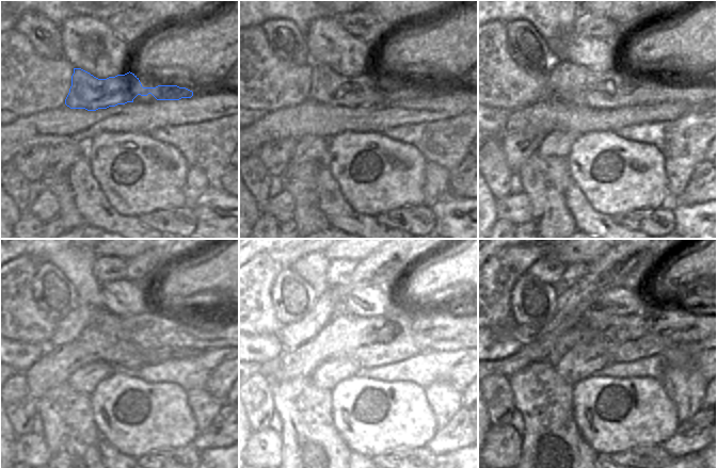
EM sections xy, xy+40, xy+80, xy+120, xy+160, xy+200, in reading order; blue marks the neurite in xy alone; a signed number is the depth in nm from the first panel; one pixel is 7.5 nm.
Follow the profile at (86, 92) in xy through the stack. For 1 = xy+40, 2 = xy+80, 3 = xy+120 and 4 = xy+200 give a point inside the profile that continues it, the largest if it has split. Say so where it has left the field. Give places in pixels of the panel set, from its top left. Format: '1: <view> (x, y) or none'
1: xy+40 (379, 89)
2: xy+80 (571, 83)
3: xy+120 (158, 327)
4: xy+200 (681, 326)

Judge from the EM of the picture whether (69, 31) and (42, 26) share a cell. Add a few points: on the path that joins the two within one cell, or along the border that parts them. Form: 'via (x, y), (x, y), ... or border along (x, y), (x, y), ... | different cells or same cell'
border along (59, 27), (63, 53) | different cells

